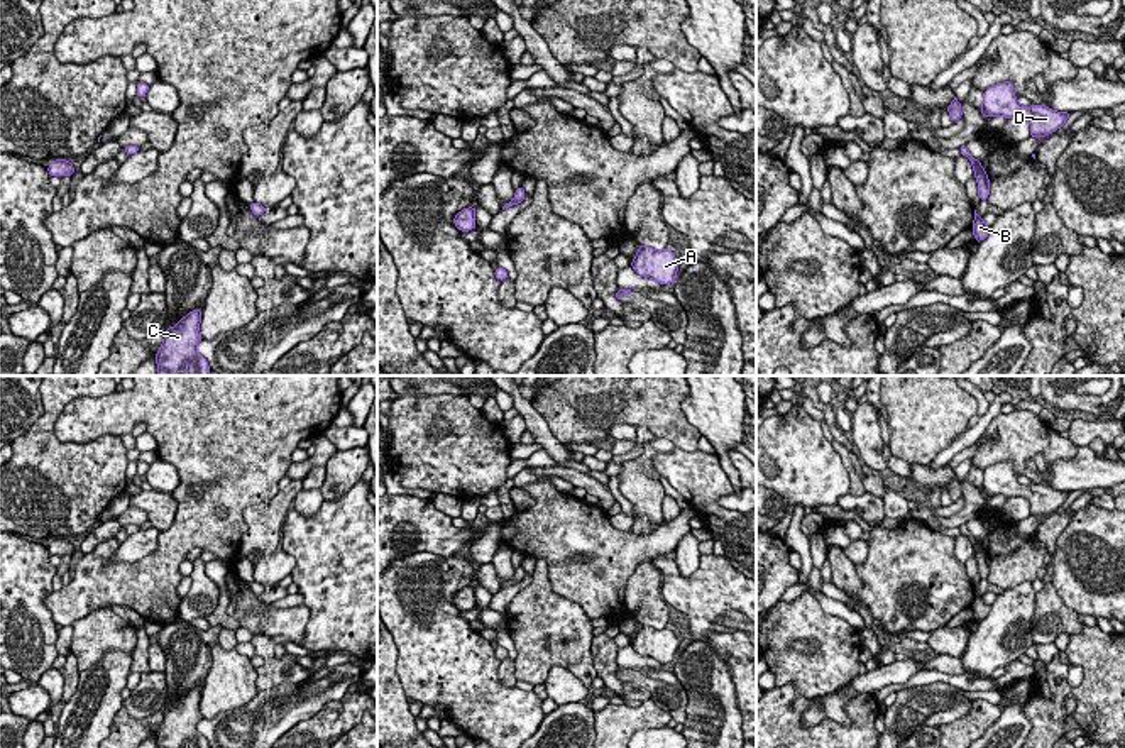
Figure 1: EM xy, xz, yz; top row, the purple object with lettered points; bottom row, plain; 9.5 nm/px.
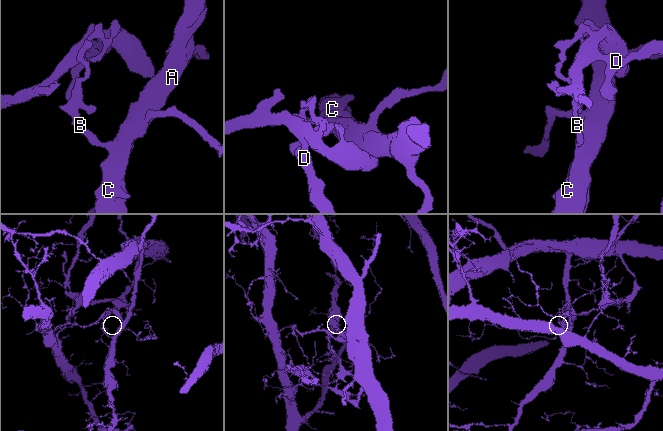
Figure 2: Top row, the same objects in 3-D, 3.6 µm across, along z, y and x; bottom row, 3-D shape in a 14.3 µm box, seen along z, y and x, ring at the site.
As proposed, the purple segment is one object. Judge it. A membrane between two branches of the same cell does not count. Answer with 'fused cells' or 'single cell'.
fused cells

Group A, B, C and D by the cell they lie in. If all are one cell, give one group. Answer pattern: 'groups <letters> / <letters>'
groups A B C / D

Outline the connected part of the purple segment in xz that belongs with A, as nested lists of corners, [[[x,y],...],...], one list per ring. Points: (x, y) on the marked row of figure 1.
[[[639,245],[636,257],[631,261],[631,267],[639,276],[651,278],[660,284],[673,283],[678,266],[680,262],[672,250],[656,250],[648,245]]]

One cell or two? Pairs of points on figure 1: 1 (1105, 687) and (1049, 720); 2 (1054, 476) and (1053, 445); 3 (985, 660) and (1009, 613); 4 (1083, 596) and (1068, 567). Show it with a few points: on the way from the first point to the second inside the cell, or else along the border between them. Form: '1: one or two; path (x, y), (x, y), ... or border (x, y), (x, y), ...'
1: one; path (1088, 692), (1066, 692), (1058, 703)
2: two; border (1078, 447), (1073, 457), (1046, 464)
3: one; path (990, 648), (1005, 625)
4: one; path (1083, 589), (1083, 582), (1075, 574)

